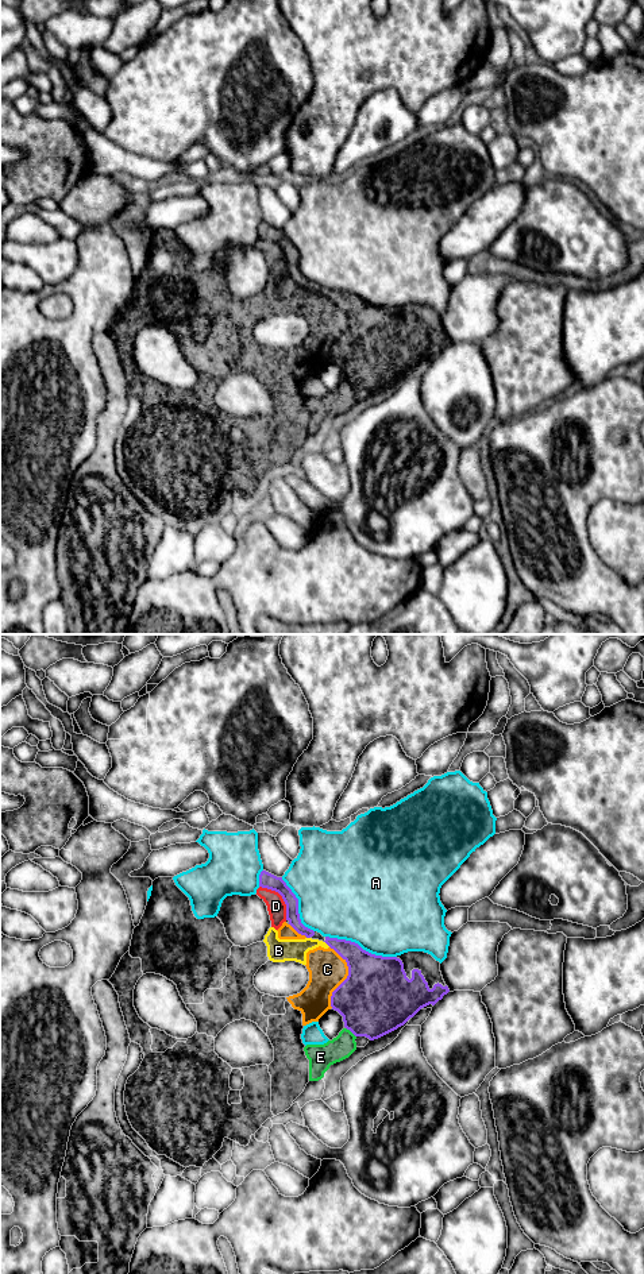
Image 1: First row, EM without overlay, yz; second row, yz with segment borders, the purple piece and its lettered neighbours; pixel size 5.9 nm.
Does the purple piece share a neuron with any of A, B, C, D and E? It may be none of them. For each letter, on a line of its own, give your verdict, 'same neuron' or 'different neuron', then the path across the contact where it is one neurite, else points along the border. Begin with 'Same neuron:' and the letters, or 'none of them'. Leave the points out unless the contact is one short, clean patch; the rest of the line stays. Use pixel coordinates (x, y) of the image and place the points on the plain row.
Same neuron: E
A: different neuron
B: different neuron; border along yz (324, 293), (330, 298)
C: different neuron
D: different neuron; border along yz (259, 238), (274, 242), (281, 248), (285, 257), (286, 271)
E: same neuron

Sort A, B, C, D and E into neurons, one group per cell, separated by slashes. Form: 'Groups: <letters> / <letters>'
Groups: A / B C D / E

